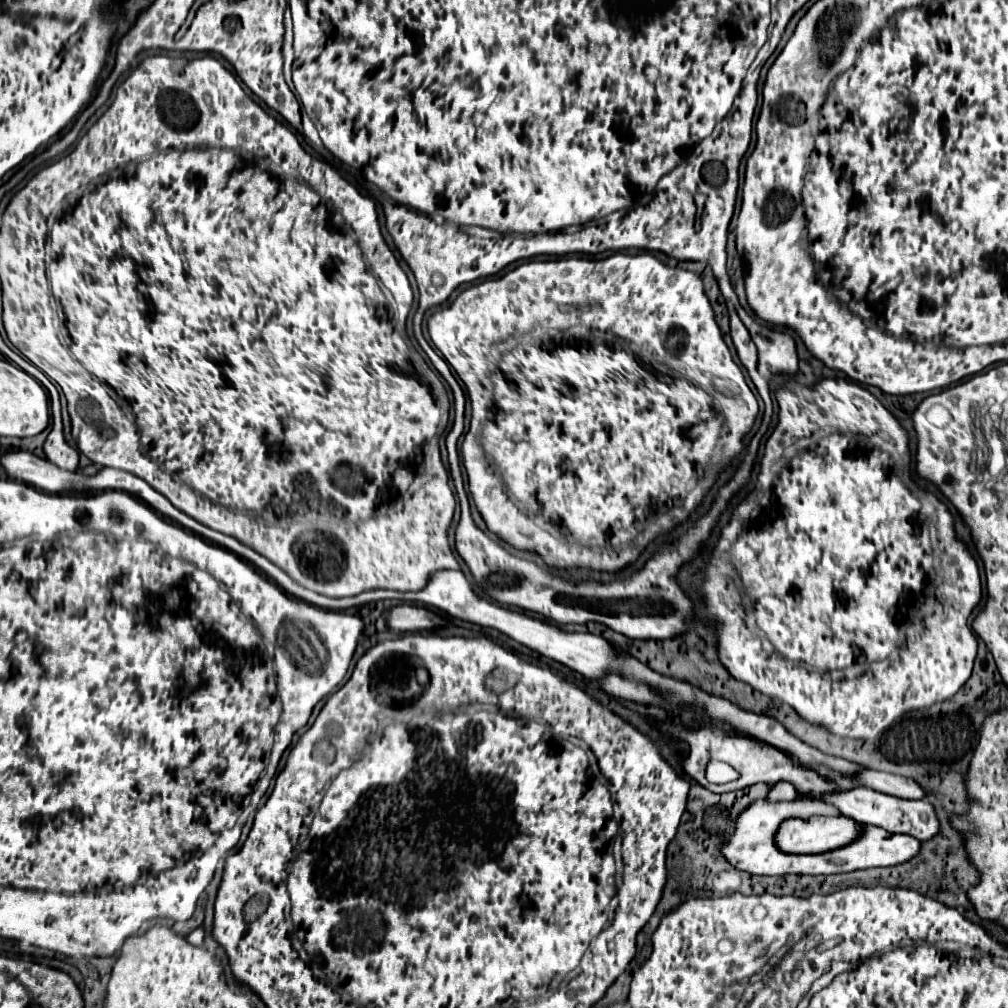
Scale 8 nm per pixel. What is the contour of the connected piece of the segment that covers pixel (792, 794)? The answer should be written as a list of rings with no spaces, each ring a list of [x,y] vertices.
[[[779,782],[777,788],[773,788],[769,792],[769,798],[775,800],[775,802],[779,802],[779,800],[797,800],[799,794],[795,792],[795,788],[789,782]]]

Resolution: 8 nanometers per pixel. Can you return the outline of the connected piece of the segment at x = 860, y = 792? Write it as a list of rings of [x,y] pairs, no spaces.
[[[853,788],[847,792],[837,792],[831,796],[825,796],[825,800],[829,804],[833,804],[835,808],[839,808],[845,816],[851,816],[853,820],[885,828],[887,832],[909,834],[921,842],[931,840],[939,832],[939,820],[937,820],[935,808],[925,800],[903,800],[897,796],[881,794],[881,792],[871,790],[871,788]]]

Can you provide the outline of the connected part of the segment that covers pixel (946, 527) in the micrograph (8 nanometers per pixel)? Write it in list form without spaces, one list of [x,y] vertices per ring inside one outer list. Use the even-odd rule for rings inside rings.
[[[789,378],[789,380],[787,380],[787,386],[783,386],[783,388],[781,388],[781,390],[777,390],[777,400],[779,400],[779,418],[781,418],[781,420],[779,420],[779,426],[777,426],[777,428],[775,428],[775,434],[771,434],[771,438],[769,438],[769,440],[767,440],[767,448],[765,448],[765,450],[764,450],[764,455],[763,455],[763,457],[762,457],[762,459],[763,459],[763,464],[777,464],[777,462],[779,462],[779,460],[781,460],[781,462],[783,462],[783,472],[781,472],[781,474],[779,474],[779,476],[777,476],[777,488],[773,488],[773,492],[771,492],[771,494],[765,494],[765,496],[763,496],[763,498],[761,498],[761,506],[763,506],[763,516],[761,516],[761,518],[759,518],[759,520],[757,520],[757,522],[755,522],[755,524],[749,524],[749,526],[747,526],[747,528],[745,528],[745,530],[743,530],[743,529],[742,529],[742,527],[741,527],[741,526],[740,526],[740,527],[739,527],[739,526],[737,526],[737,525],[732,525],[732,527],[731,527],[731,526],[728,526],[728,527],[727,527],[727,530],[726,530],[726,532],[721,532],[721,538],[719,538],[719,542],[717,542],[717,548],[715,548],[715,550],[713,550],[713,562],[711,562],[711,566],[709,566],[709,570],[707,570],[707,572],[703,572],[703,574],[699,574],[699,576],[695,576],[695,582],[697,582],[697,584],[699,584],[699,588],[701,588],[701,590],[703,590],[703,594],[705,594],[705,604],[707,604],[707,610],[709,610],[709,614],[711,614],[711,618],[713,618],[713,620],[715,620],[715,634],[717,634],[717,640],[719,640],[719,658],[721,658],[721,662],[723,662],[723,666],[725,666],[725,668],[727,668],[727,670],[729,670],[729,674],[731,674],[731,676],[733,676],[733,678],[737,678],[737,680],[741,680],[741,682],[747,682],[747,684],[749,684],[749,686],[753,686],[753,688],[755,688],[755,690],[759,690],[759,692],[763,692],[763,694],[767,694],[767,696],[771,696],[771,698],[777,698],[777,700],[781,700],[781,702],[785,702],[785,704],[789,704],[789,706],[791,706],[791,708],[795,708],[795,710],[797,710],[797,714],[799,714],[799,716],[803,716],[803,718],[805,718],[805,720],[809,720],[809,722],[813,722],[813,724],[819,724],[819,726],[823,726],[823,728],[827,728],[827,730],[829,730],[829,732],[831,732],[831,734],[835,734],[835,736],[841,736],[841,738],[861,738],[861,740],[869,740],[869,738],[879,738],[879,736],[881,736],[881,734],[883,734],[883,732],[885,732],[885,730],[887,730],[887,728],[889,728],[889,726],[891,726],[891,724],[895,724],[895,722],[897,722],[897,720],[899,720],[899,718],[901,718],[901,716],[903,716],[903,714],[905,714],[905,712],[909,712],[909,710],[913,710],[913,708],[921,708],[921,706],[931,706],[931,704],[933,704],[933,702],[941,702],[941,700],[947,700],[947,698],[951,698],[951,696],[953,696],[953,694],[957,694],[957,690],[959,690],[959,688],[961,688],[961,686],[963,686],[963,684],[965,684],[965,682],[967,682],[967,678],[969,678],[969,676],[971,676],[971,670],[973,670],[973,660],[975,660],[975,654],[977,654],[977,636],[975,636],[975,634],[973,634],[973,630],[971,630],[971,624],[969,624],[969,616],[971,616],[971,612],[973,612],[973,608],[975,608],[975,606],[977,606],[977,602],[979,602],[979,596],[981,596],[981,586],[979,586],[979,576],[977,576],[977,562],[975,562],[975,560],[973,560],[973,556],[971,556],[971,554],[969,554],[969,552],[965,552],[965,550],[967,550],[967,548],[965,548],[965,544],[961,544],[961,542],[959,542],[959,540],[957,540],[957,538],[955,538],[955,532],[953,532],[953,518],[951,518],[951,514],[949,514],[949,512],[947,512],[947,508],[945,508],[945,506],[943,506],[943,502],[939,502],[939,500],[937,500],[937,504],[935,504],[935,518],[933,518],[933,526],[935,526],[935,532],[937,532],[937,540],[939,540],[939,548],[941,548],[941,550],[943,550],[943,552],[945,552],[945,556],[947,556],[947,558],[943,558],[943,582],[941,582],[941,586],[943,586],[943,590],[941,590],[941,588],[939,588],[939,586],[937,586],[937,592],[935,592],[935,596],[937,596],[937,604],[939,604],[939,598],[941,598],[941,608],[943,608],[943,610],[941,610],[941,616],[939,616],[939,614],[933,614],[933,616],[927,616],[927,618],[925,618],[925,624],[923,624],[923,630],[921,630],[921,632],[919,632],[919,634],[917,634],[917,640],[915,640],[915,644],[913,644],[913,646],[909,646],[909,648],[907,648],[907,652],[905,652],[905,656],[899,656],[899,652],[903,652],[903,650],[901,650],[901,644],[903,644],[903,642],[905,642],[905,632],[901,632],[901,630],[899,630],[899,618],[901,618],[901,604],[903,604],[903,602],[905,602],[905,600],[907,600],[907,598],[915,598],[915,596],[917,596],[917,594],[921,594],[921,590],[923,590],[923,588],[925,588],[925,572],[923,572],[923,566],[921,566],[921,562],[923,562],[923,560],[925,560],[925,556],[927,556],[927,552],[929,552],[929,528],[921,528],[921,526],[919,526],[919,524],[917,524],[917,514],[919,514],[919,508],[921,508],[921,502],[919,502],[919,500],[917,500],[917,498],[915,498],[915,496],[913,496],[913,494],[911,494],[911,492],[909,492],[909,490],[907,490],[907,488],[905,488],[905,484],[903,484],[903,482],[901,482],[901,478],[899,478],[899,476],[897,476],[897,474],[895,474],[895,472],[893,472],[893,468],[895,468],[895,458],[893,458],[893,456],[891,456],[891,454],[889,454],[889,452],[883,452],[883,450],[879,450],[879,448],[875,448],[875,446],[873,446],[873,444],[871,444],[871,446],[869,446],[869,440],[867,440],[867,438],[865,438],[865,436],[871,436],[871,434],[877,434],[877,436],[881,436],[881,438],[883,438],[883,440],[887,440],[887,442],[891,442],[891,444],[893,444],[893,446],[895,446],[895,448],[899,448],[899,450],[907,450],[907,432],[905,432],[905,430],[903,430],[903,428],[901,428],[901,426],[899,426],[899,422],[897,422],[897,420],[895,420],[895,416],[893,416],[893,414],[891,414],[891,412],[889,412],[889,410],[887,410],[887,408],[885,408],[885,406],[883,406],[883,404],[881,404],[881,402],[879,402],[879,400],[877,400],[877,398],[875,398],[875,396],[873,396],[873,394],[871,394],[871,392],[869,392],[869,390],[865,390],[865,388],[863,388],[863,386],[859,386],[859,384],[855,384],[855,382],[847,382],[847,380],[841,380],[841,378],[837,378],[837,380],[835,380],[835,378],[827,378],[827,380],[821,380],[821,382],[819,382],[819,384],[815,384],[815,386],[813,386],[813,388],[807,388],[807,386],[801,386],[801,384],[799,384],[799,382],[797,382],[797,380],[793,380],[793,378]],[[791,449],[793,449],[793,450],[794,450],[794,449],[799,449],[799,450],[801,450],[801,451],[802,451],[802,454],[801,454],[801,456],[795,456],[795,458],[787,458],[787,456],[788,456],[788,455],[786,455],[786,452],[787,452],[787,453],[788,453],[788,452],[789,452],[789,451],[790,451],[790,450],[791,450]],[[857,658],[863,658],[863,660],[865,660],[865,658],[867,658],[867,660],[869,660],[869,662],[883,662],[883,660],[887,660],[887,658],[889,658],[889,666],[887,666],[887,668],[885,668],[885,670],[883,670],[883,672],[877,672],[877,674],[873,674],[873,672],[871,672],[871,670],[869,670],[869,672],[865,672],[865,674],[863,674],[863,676],[857,676],[857,678],[851,678],[851,676],[847,676],[847,674],[845,674],[845,672],[843,672],[843,668],[847,668],[847,666],[851,666],[851,664],[853,664],[853,662],[855,662],[855,660],[857,660]]]

